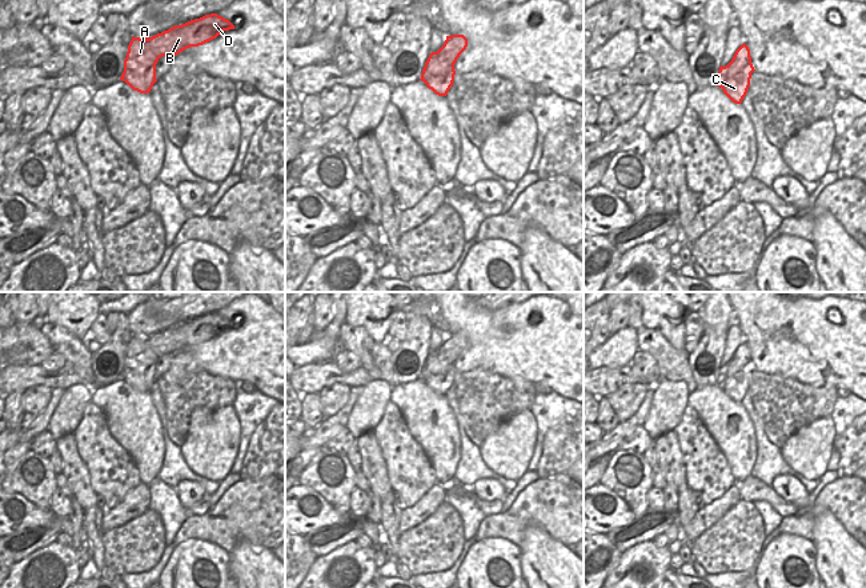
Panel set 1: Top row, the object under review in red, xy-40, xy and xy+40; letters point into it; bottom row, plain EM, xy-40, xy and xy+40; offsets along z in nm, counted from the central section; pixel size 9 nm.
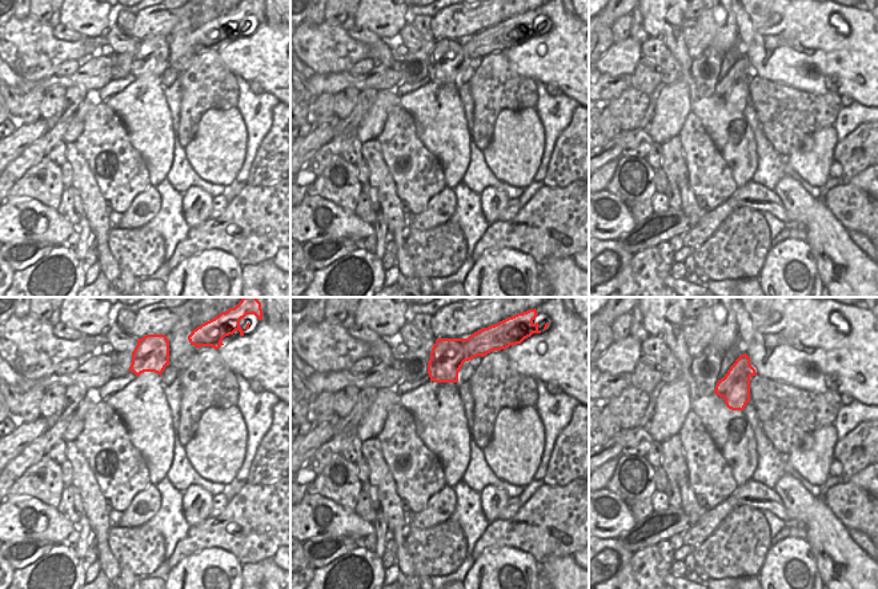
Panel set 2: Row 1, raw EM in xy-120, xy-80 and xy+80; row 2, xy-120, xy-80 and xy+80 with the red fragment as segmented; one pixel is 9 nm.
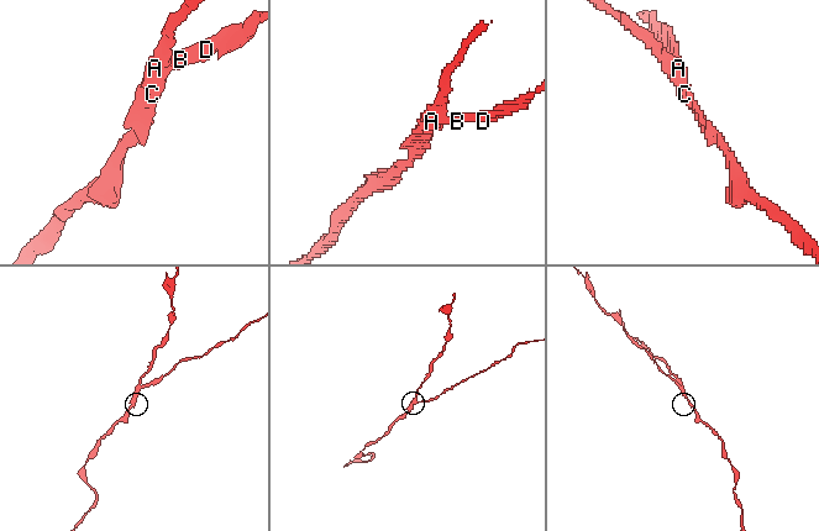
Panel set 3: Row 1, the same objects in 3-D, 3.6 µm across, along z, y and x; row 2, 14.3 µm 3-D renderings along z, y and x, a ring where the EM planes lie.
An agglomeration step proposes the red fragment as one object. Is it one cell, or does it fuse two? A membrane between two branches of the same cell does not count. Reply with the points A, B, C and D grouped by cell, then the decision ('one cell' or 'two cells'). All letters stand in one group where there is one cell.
A C / B D; two cells

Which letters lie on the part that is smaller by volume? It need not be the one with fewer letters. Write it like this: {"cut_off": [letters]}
{"cut_off": ["B", "D"]}

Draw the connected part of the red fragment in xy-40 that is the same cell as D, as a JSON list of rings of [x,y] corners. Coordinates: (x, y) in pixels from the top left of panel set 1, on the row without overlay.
[[[211,312],[149,336],[149,347],[157,357],[176,355],[187,347],[203,344],[229,328],[234,328],[229,319]]]

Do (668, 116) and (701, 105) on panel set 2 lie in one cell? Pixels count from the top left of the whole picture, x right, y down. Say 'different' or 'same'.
different

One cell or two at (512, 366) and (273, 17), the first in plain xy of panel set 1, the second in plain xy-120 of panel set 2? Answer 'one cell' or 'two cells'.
two cells

